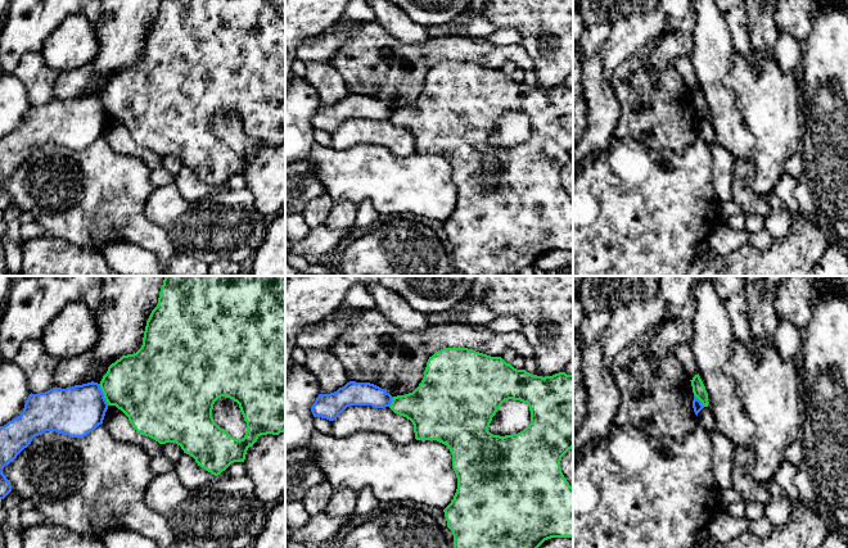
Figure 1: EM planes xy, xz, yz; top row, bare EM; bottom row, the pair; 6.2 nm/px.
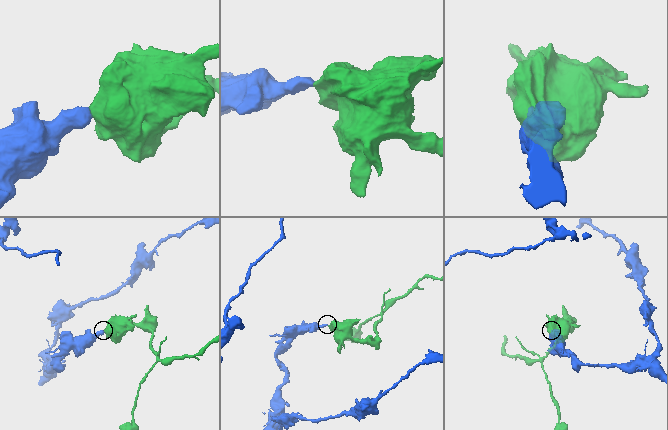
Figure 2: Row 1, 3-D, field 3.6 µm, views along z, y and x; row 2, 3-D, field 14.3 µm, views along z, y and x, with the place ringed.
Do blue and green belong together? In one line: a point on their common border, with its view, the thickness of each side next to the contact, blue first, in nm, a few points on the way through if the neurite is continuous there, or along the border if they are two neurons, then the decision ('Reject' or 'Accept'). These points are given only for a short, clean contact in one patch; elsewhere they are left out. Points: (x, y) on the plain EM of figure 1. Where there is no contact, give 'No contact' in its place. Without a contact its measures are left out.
Touches blue at xy (103, 107). Thickness 320 nm (blue) against 400 nm. Boundary: xy (99, 96), (108, 117). Reject

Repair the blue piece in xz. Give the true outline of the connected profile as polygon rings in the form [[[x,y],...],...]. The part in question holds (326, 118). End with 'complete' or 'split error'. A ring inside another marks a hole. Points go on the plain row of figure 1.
[[[349,94],[334,105],[319,107],[311,124],[314,130],[334,133],[349,118],[385,121],[392,112],[389,105],[374,96]]] | complete

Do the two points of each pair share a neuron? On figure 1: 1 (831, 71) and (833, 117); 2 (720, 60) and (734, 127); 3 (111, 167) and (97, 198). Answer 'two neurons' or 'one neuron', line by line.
1: one neuron
2: one neuron
3: one neuron

